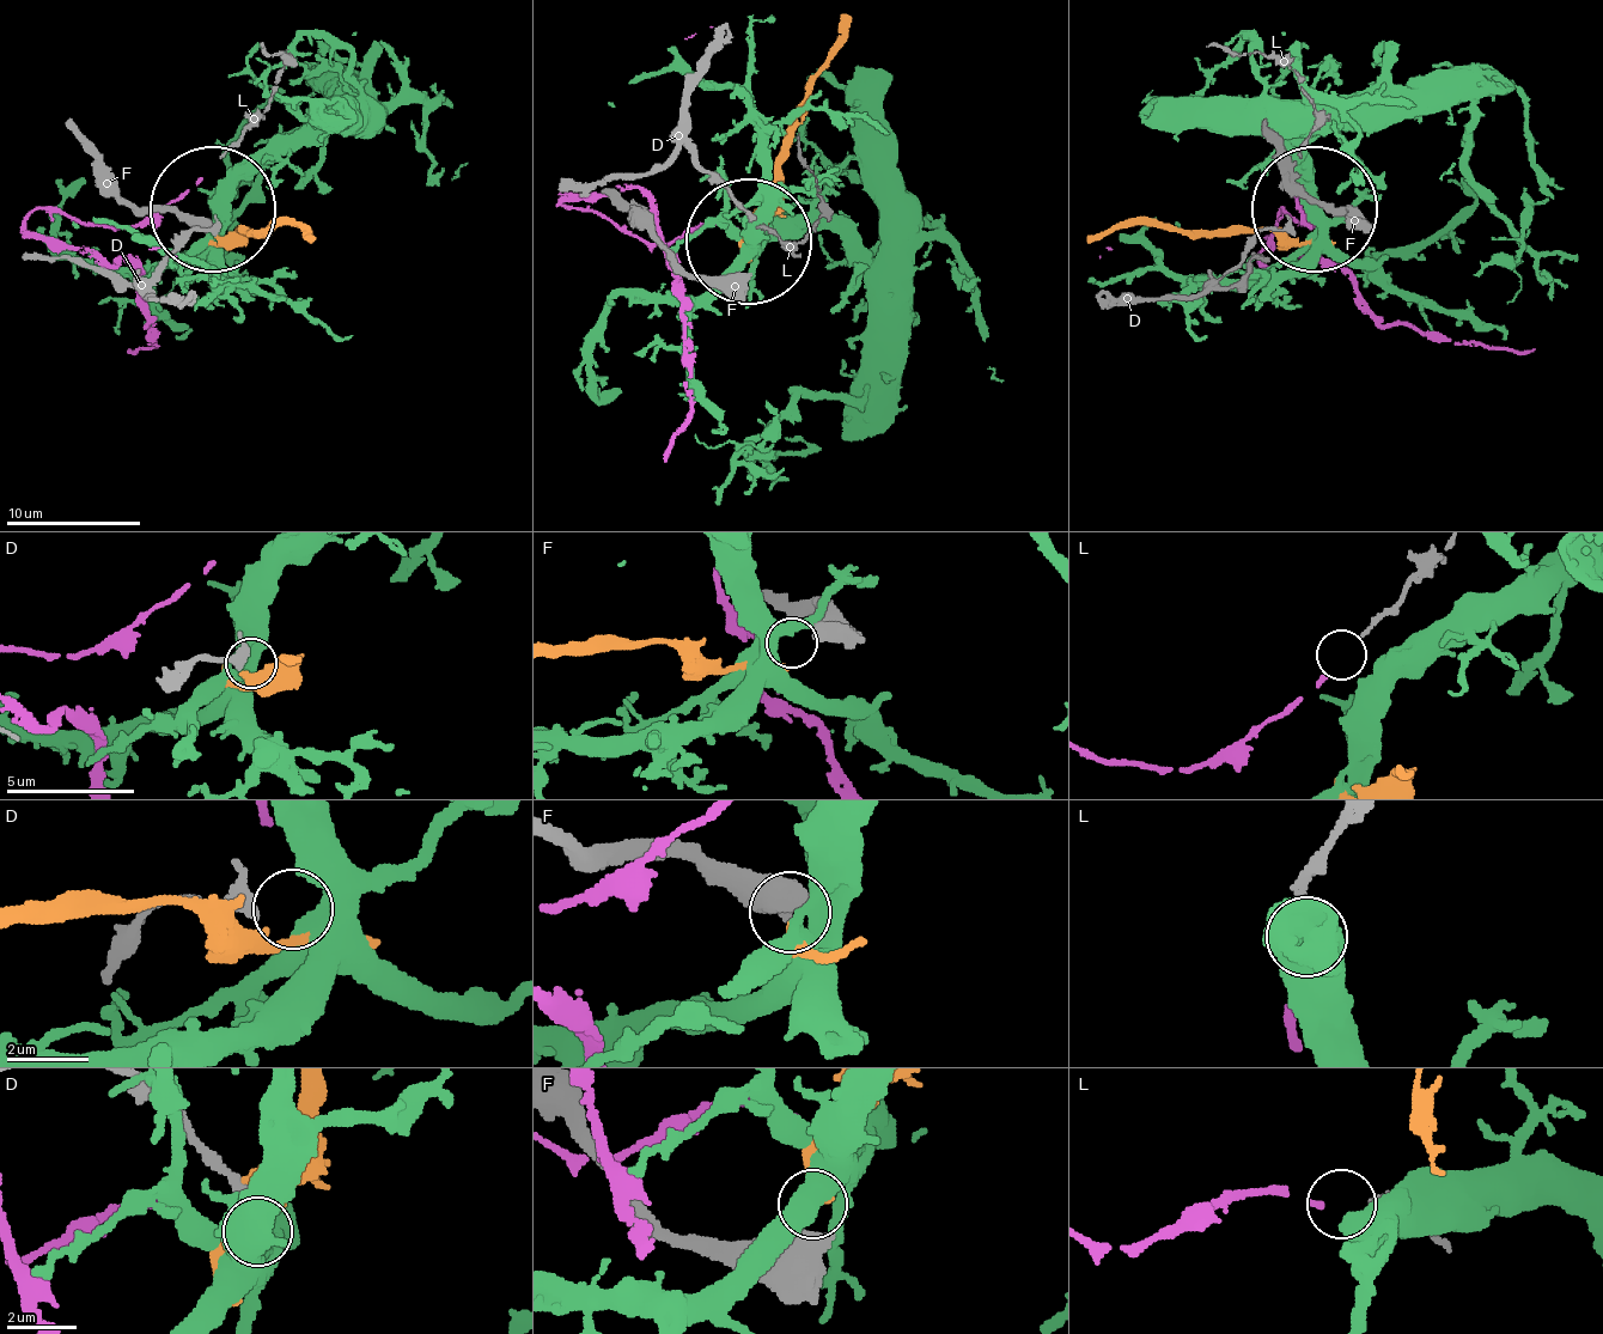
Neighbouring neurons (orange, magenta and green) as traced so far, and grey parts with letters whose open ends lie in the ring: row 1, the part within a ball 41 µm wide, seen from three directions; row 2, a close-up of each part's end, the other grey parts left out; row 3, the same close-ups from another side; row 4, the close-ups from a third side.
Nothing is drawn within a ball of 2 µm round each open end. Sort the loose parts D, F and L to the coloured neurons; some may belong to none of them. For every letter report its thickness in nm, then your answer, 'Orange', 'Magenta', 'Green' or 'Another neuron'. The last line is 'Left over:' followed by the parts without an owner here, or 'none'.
D: Thickness 240 nm. Another neuron
F: Thickness 800 nm. Orange
L: Thickness 180 nm. Magenta
Left over: D

